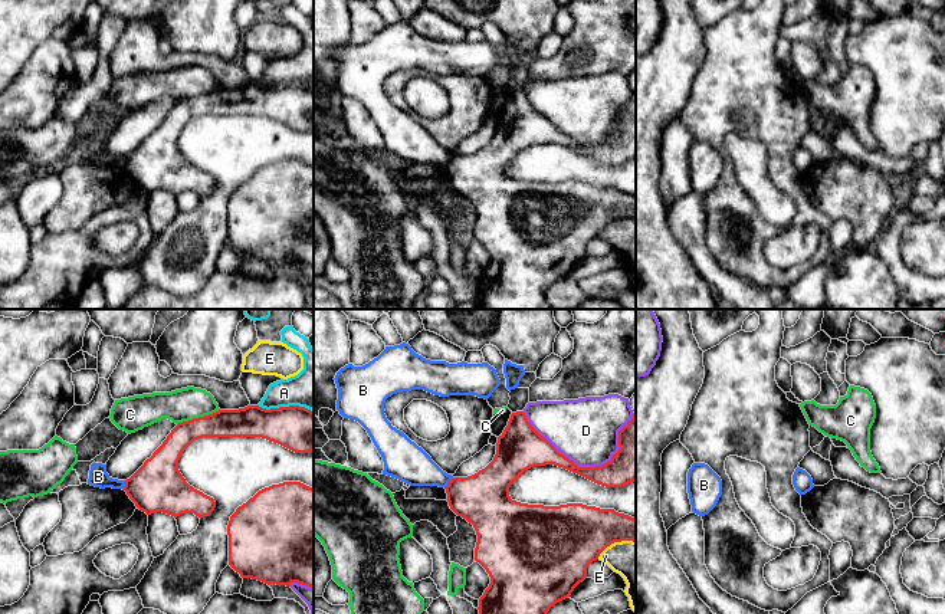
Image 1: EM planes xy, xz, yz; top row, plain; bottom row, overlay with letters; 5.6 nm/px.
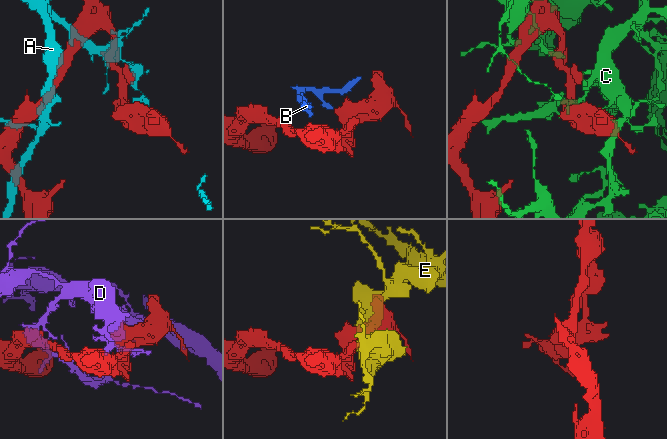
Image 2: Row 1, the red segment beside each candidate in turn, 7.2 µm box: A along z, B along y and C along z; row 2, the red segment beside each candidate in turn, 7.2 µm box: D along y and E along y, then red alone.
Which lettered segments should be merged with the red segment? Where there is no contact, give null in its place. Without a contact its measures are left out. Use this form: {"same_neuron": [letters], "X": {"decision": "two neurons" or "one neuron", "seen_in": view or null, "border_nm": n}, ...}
{"same_neuron": [], "A": {"decision": "two neurons", "seen_in": "xy", "border_nm": 320}, "B": {"decision": "two neurons", "seen_in": "xz", "border_nm": 80}, "C": {"decision": "two neurons", "seen_in": "xy", "border_nm": 260}, "D": {"decision": "two neurons", "seen_in": "xz", "border_nm": 600}, "E": {"decision": "two neurons", "seen_in": "xz", "border_nm": 240}}

